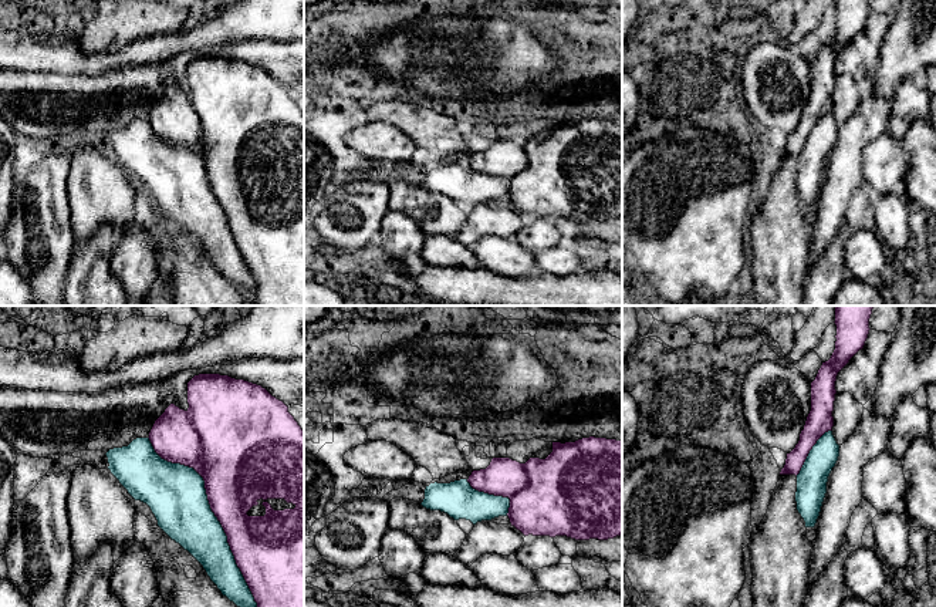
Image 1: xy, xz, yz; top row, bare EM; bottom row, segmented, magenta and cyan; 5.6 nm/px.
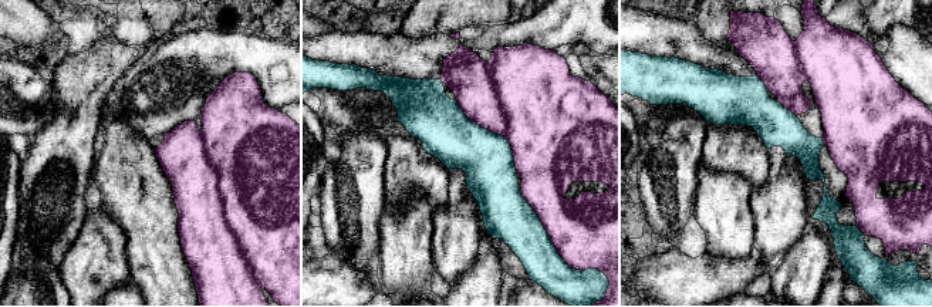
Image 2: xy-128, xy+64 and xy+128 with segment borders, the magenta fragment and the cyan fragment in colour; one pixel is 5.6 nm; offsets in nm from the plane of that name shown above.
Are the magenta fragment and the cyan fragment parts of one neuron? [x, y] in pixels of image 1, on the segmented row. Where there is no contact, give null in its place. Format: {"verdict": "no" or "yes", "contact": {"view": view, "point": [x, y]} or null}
{"verdict": "no", "contact": {"view": "xy", "point": [212, 511]}}

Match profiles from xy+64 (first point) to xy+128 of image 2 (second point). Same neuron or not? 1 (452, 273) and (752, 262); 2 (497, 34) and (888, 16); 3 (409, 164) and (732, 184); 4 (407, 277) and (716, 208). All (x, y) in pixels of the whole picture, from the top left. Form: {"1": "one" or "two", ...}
{"1": "two", "2": "one", "3": "two", "4": "one"}

